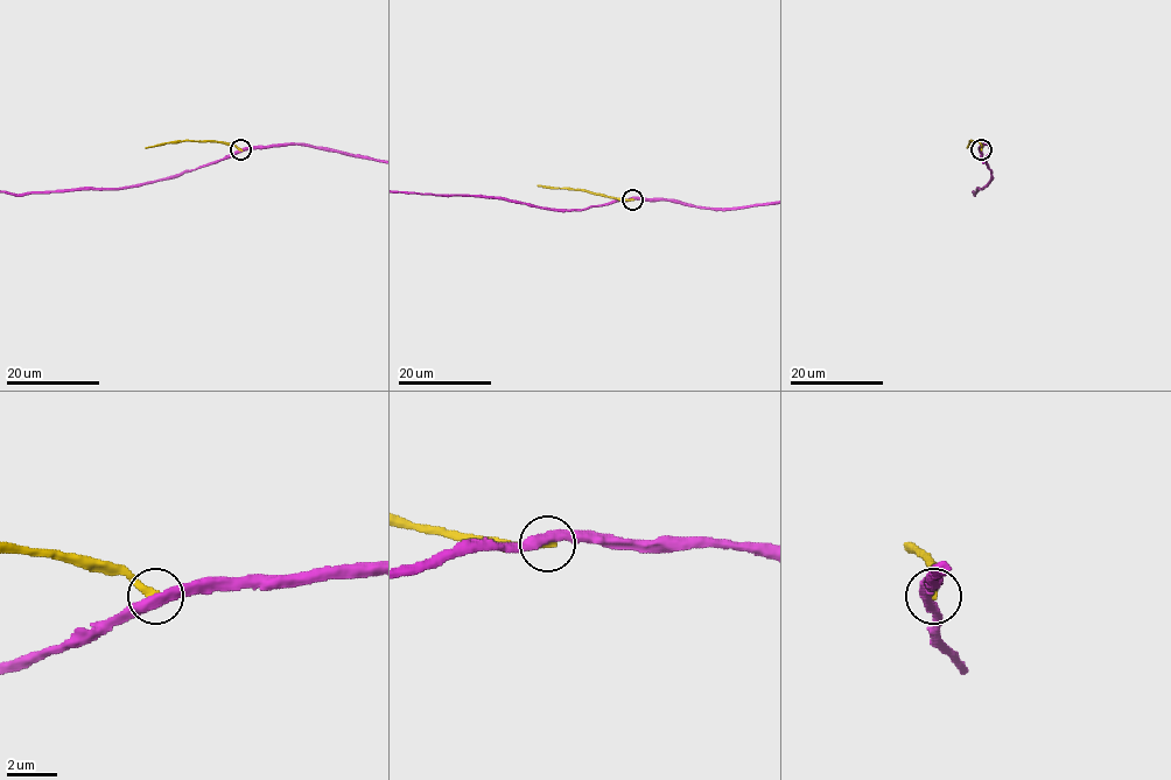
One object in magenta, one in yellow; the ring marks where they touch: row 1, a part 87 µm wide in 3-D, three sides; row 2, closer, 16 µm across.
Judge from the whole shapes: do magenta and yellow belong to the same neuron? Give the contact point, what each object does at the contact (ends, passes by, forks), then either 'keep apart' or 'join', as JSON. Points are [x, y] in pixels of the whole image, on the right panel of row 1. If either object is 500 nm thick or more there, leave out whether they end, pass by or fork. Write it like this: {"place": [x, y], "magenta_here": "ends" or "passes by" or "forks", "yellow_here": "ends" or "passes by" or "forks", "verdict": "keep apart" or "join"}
{"place": [981, 149], "magenta_here": "passes by", "yellow_here": "ends", "verdict": "keep apart"}

